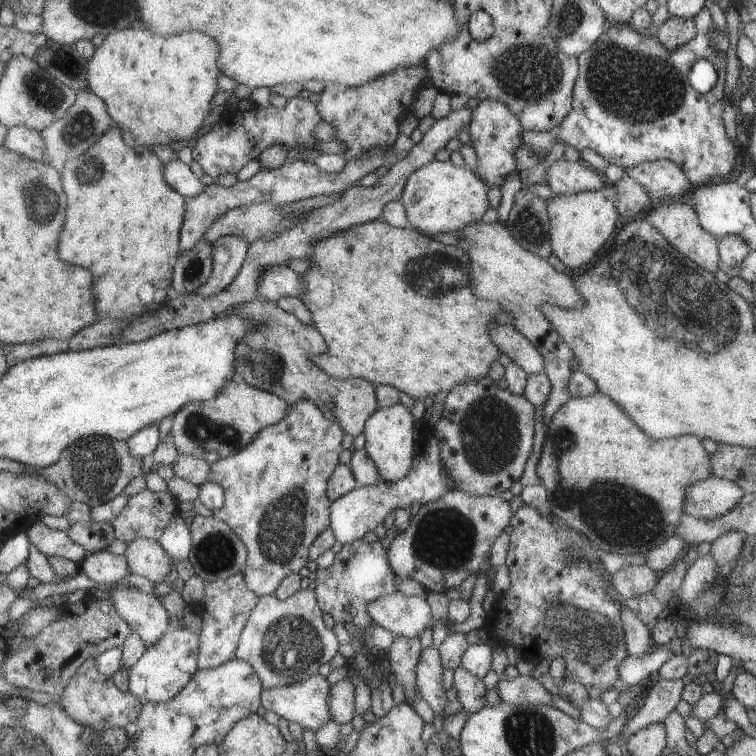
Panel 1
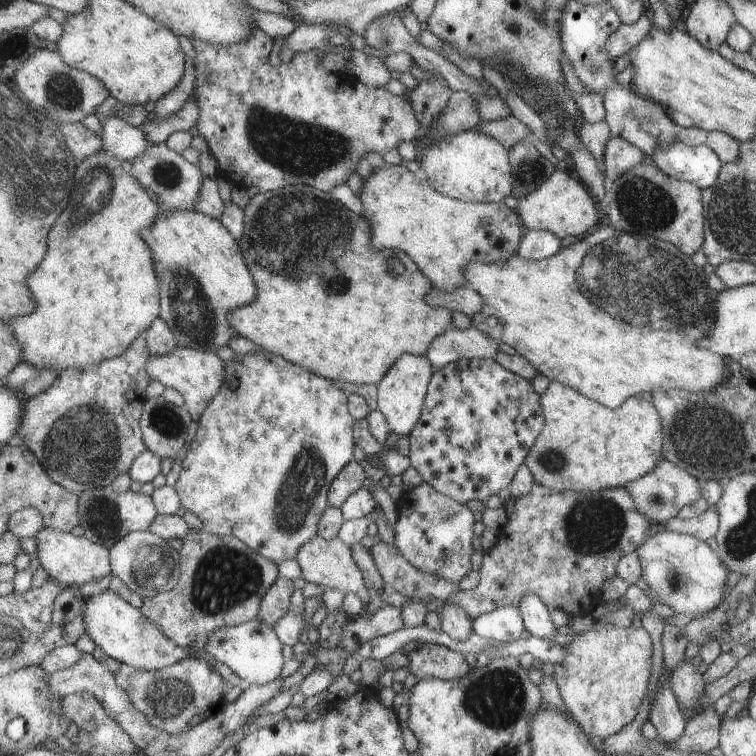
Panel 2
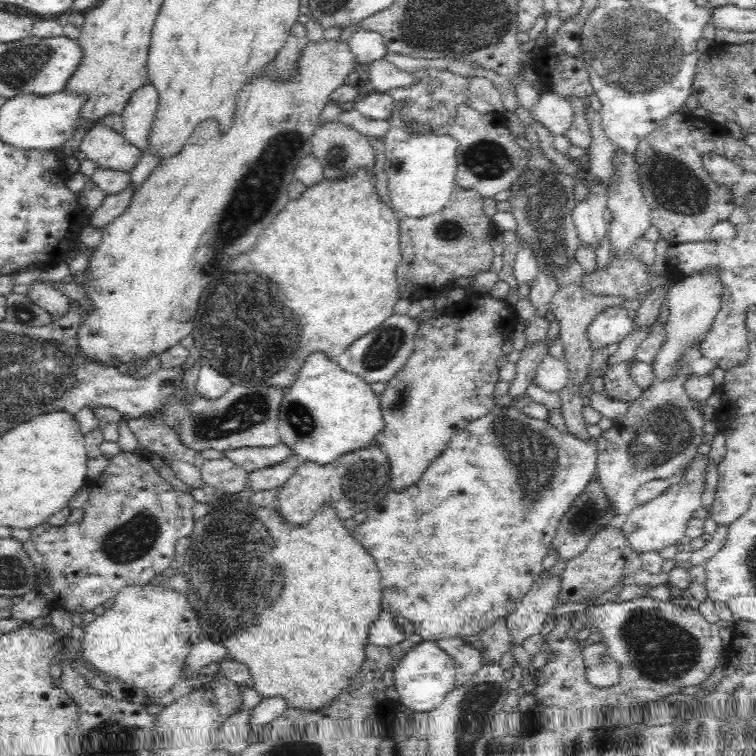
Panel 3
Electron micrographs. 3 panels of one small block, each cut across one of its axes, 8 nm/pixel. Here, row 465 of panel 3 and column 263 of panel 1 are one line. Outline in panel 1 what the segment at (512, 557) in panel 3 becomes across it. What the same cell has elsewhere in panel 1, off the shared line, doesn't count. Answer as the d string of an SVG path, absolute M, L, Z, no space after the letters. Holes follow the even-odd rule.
M299 400L287 406L286 414L279 422L259 430L251 442L239 448L238 452L209 464L204 482L219 484L224 494L223 506L217 508L212 517L228 524L246 546L243 578L246 579L246 587L259 597L273 595L283 578L297 573L307 564L310 546L327 527L330 506L325 496L325 482L334 472L333 466L337 466L341 429L337 422L327 419L313 402Z

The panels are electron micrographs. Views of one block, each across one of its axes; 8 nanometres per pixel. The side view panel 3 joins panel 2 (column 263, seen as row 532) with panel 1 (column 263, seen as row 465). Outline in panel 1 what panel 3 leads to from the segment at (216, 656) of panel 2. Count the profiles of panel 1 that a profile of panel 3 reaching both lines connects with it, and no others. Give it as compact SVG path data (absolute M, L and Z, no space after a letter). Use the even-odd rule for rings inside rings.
M313 674L301 682L289 684L289 686L275 686L275 688L262 689L261 705L266 711L284 718L287 722L299 724L302 730L317 732L323 724L331 720L331 713L327 708L327 692L330 690L330 683L321 674Z

